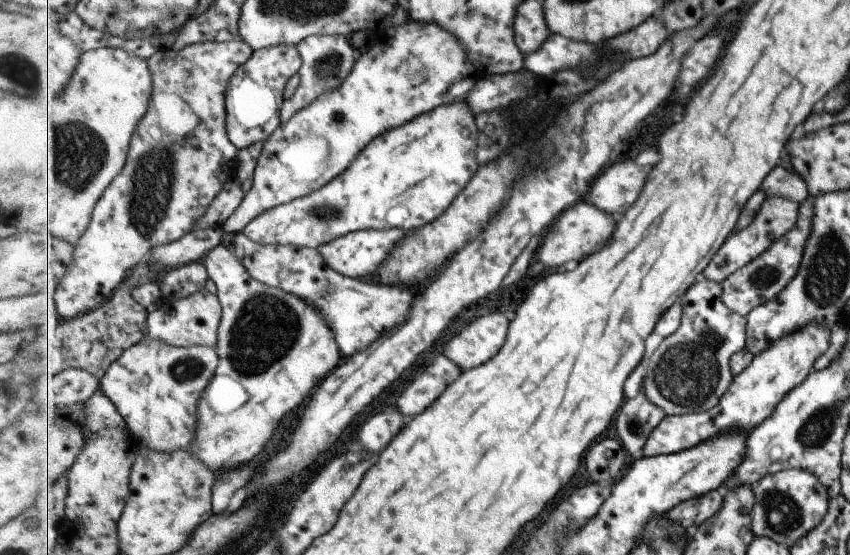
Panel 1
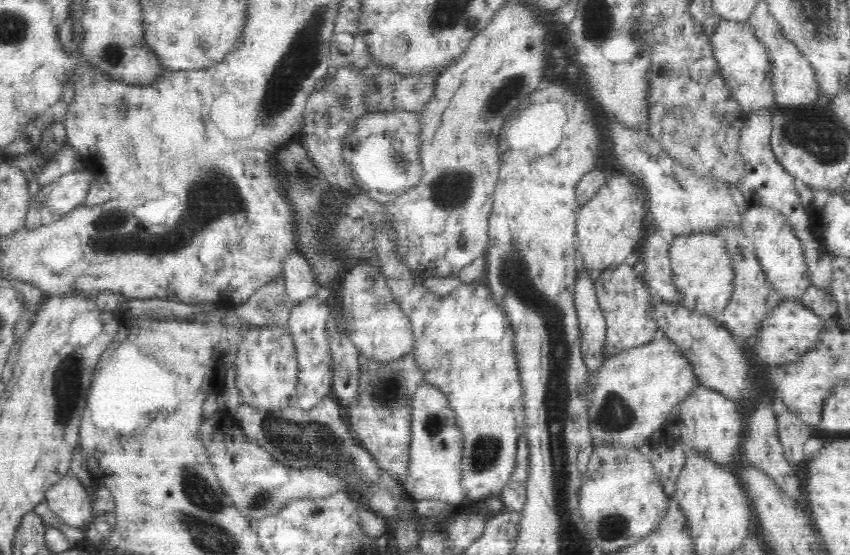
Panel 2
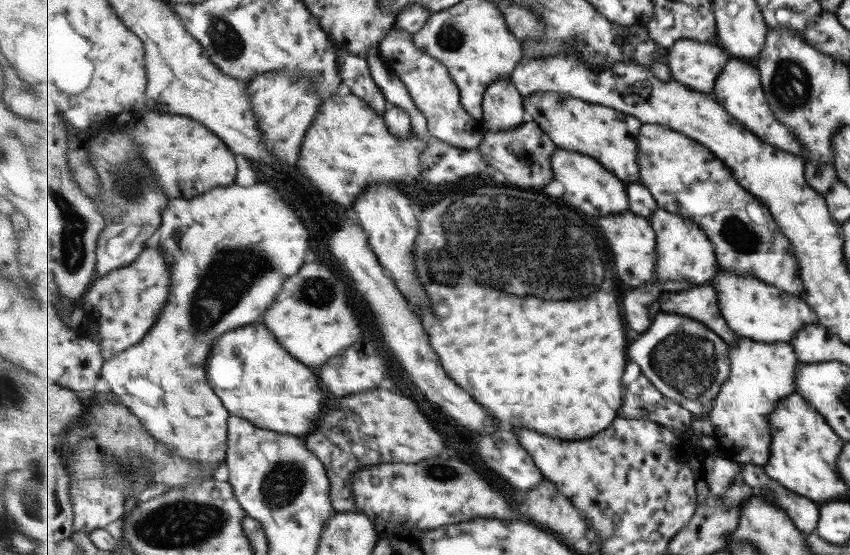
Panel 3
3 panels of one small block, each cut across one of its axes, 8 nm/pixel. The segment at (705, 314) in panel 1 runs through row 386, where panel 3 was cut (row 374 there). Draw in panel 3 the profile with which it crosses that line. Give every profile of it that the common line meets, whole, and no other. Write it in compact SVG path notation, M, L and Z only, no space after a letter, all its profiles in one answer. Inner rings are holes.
M663 311L658 313L658 318L655 318L651 328L643 334L643 338L639 338L637 342L631 342L629 346L629 358L641 366L643 374L651 380L652 384L665 397L670 397L693 413L697 420L703 420L703 417L713 408L725 381L731 376L732 363L729 353L730 344L705 323L688 316Z

